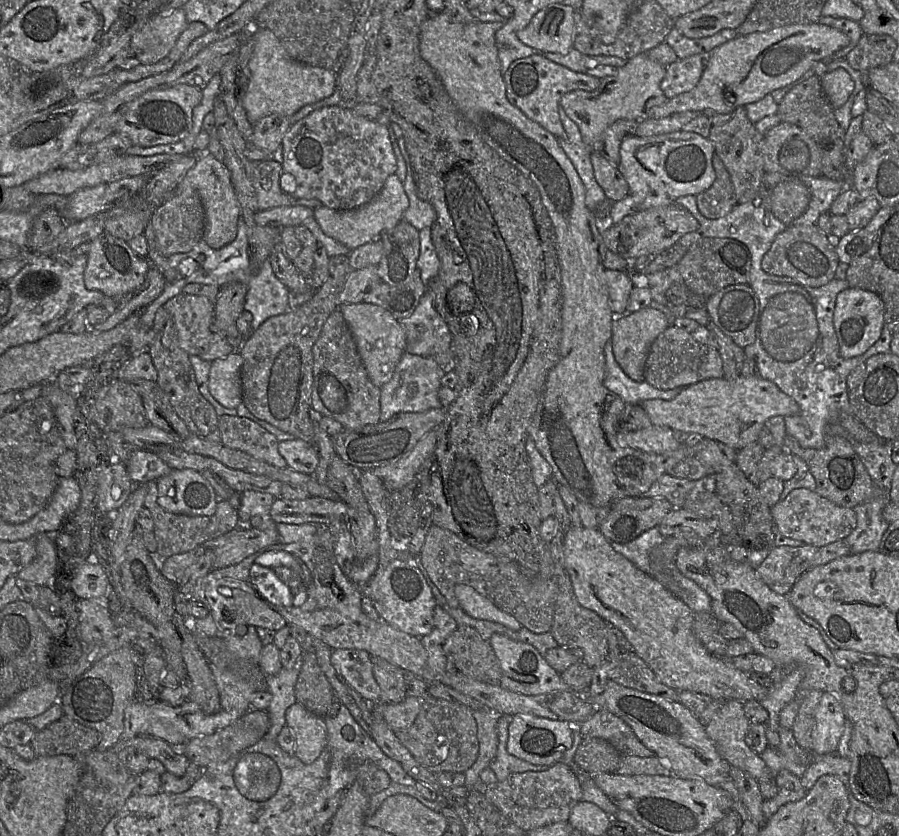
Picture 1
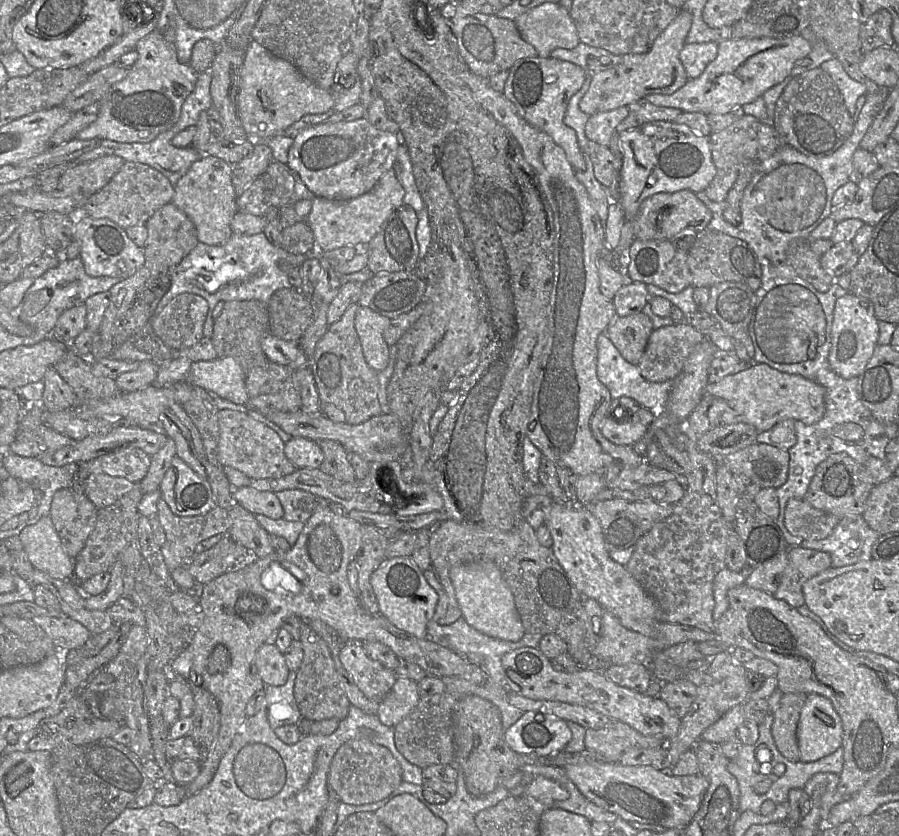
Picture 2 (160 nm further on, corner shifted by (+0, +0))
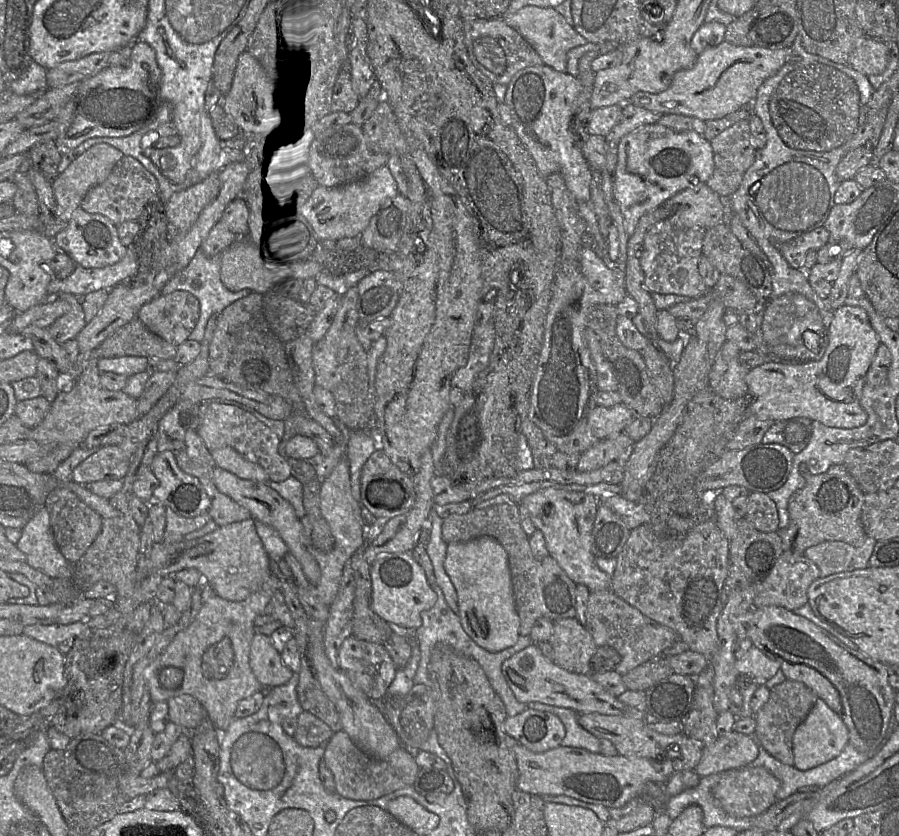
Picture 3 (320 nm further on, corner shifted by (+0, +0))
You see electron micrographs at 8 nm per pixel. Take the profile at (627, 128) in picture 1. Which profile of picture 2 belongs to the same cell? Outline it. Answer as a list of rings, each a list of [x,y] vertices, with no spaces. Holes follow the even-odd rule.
[[[619,107],[590,116],[585,127],[586,137],[590,141],[609,147],[617,126],[628,115],[628,107]]]

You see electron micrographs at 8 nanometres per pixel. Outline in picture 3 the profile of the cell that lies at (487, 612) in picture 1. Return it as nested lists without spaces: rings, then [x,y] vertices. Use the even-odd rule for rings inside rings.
[[[490,536],[451,542],[447,545],[444,569],[457,592],[462,626],[475,643],[490,652],[499,652],[515,645],[520,636],[520,617],[504,547]]]

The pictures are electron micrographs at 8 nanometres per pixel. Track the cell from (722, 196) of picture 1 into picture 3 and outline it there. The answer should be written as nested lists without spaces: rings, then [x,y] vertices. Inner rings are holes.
[[[749,120],[738,121],[711,140],[710,144],[714,171],[707,185],[721,198],[730,198],[740,187],[756,156]]]

